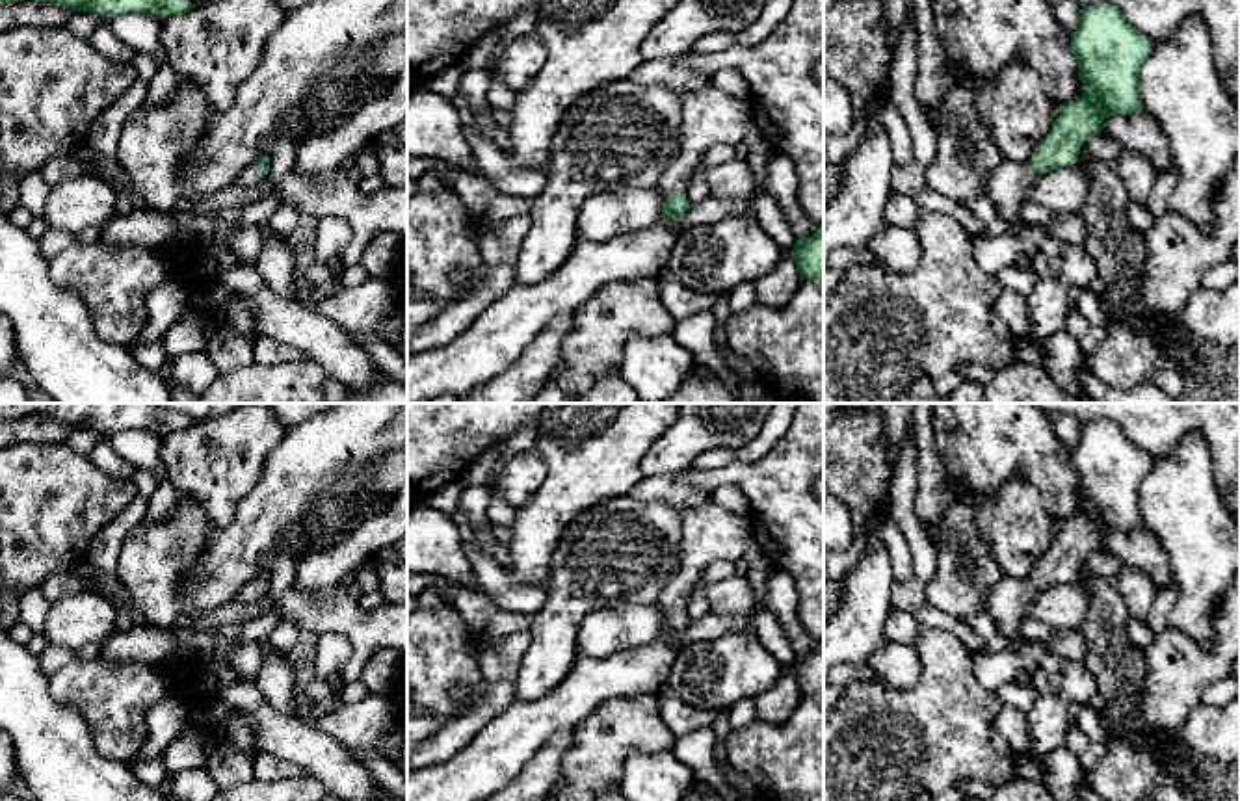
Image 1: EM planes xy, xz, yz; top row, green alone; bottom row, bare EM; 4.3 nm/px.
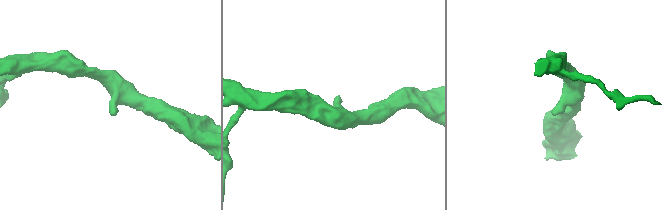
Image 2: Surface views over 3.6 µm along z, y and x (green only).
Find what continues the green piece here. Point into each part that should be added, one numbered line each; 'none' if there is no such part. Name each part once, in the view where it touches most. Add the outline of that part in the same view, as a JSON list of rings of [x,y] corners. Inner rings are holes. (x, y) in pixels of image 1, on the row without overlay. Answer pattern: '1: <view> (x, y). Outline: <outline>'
1: xz (711, 534). Outline: [[[712,498],[699,507],[675,507],[682,515],[680,563],[656,600],[664,615],[686,608],[688,598],[705,585],[703,572],[712,563],[736,563],[749,545],[749,520]]]

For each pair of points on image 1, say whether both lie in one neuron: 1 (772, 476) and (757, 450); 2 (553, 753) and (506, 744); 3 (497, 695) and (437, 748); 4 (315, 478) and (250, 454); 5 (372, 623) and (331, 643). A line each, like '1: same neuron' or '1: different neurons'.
1: different neurons
2: different neurons
3: same neuron
4: different neurons
5: different neurons

